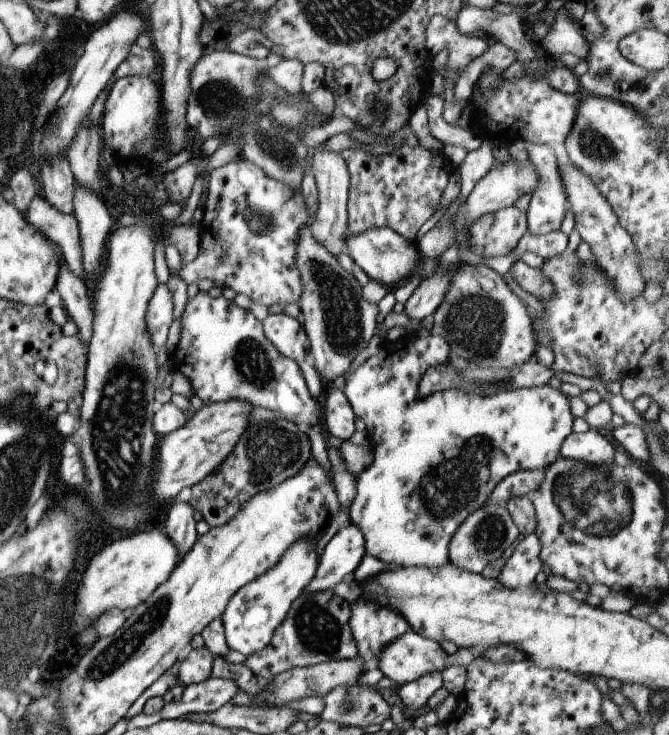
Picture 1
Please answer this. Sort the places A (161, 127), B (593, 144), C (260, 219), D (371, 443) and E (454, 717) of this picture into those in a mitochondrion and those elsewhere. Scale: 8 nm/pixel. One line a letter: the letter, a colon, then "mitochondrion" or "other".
A: other
B: mitochondrion
C: mitochondrion
D: other
E: other

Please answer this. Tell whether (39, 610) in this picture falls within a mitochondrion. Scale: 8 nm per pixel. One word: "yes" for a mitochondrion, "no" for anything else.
yes

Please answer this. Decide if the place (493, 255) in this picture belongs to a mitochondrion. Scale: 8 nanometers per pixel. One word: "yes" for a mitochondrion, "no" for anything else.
no

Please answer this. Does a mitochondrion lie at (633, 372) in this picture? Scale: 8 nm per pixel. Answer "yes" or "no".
no

